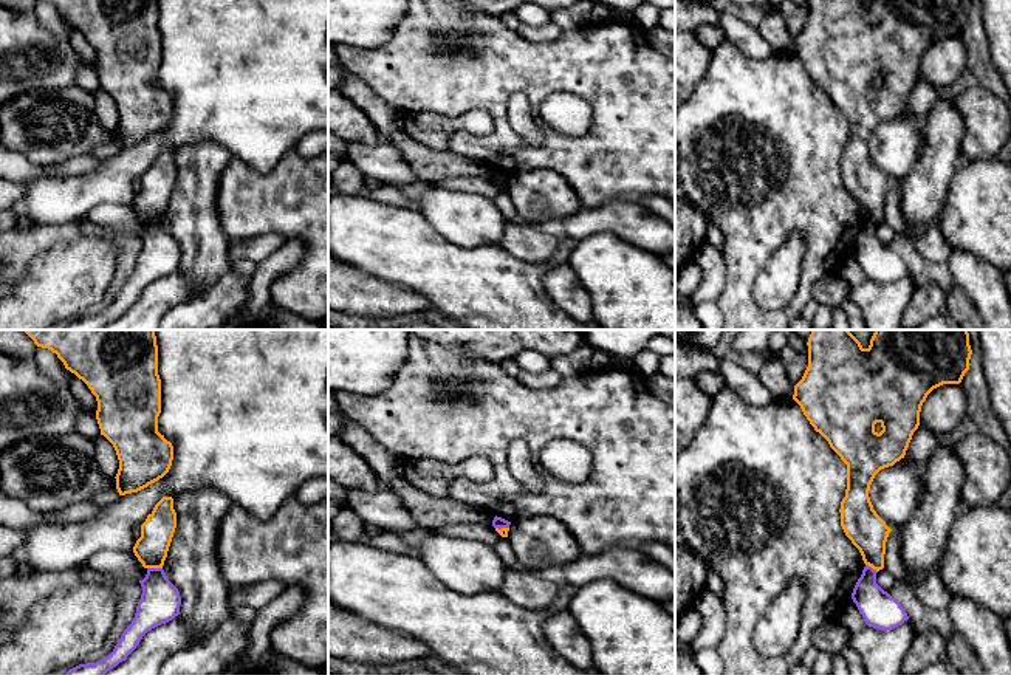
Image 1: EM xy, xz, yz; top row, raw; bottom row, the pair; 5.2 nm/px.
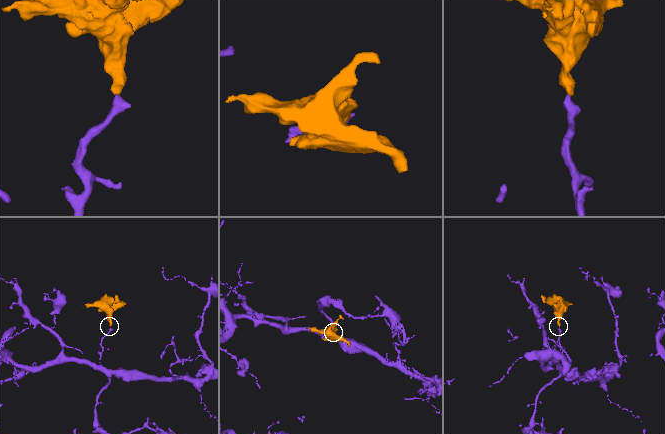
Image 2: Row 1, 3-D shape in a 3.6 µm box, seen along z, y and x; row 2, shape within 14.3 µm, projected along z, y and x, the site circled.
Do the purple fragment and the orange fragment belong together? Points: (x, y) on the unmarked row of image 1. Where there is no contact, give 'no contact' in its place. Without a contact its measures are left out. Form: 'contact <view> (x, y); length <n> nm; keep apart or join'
contact xy (155, 222); length 80 nm; keep apart

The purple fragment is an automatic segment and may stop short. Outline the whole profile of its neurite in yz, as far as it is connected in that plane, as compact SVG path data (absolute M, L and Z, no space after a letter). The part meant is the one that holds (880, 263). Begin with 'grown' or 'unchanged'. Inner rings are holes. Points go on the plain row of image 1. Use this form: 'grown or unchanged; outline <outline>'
unchanged; outline M865 218L852 252L865 277L879 283L892 283L909 272L901 257L876 237L876 223Z

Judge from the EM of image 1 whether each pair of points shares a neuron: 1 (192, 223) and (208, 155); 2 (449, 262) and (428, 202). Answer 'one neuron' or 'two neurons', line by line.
1: one neuron
2: two neurons

